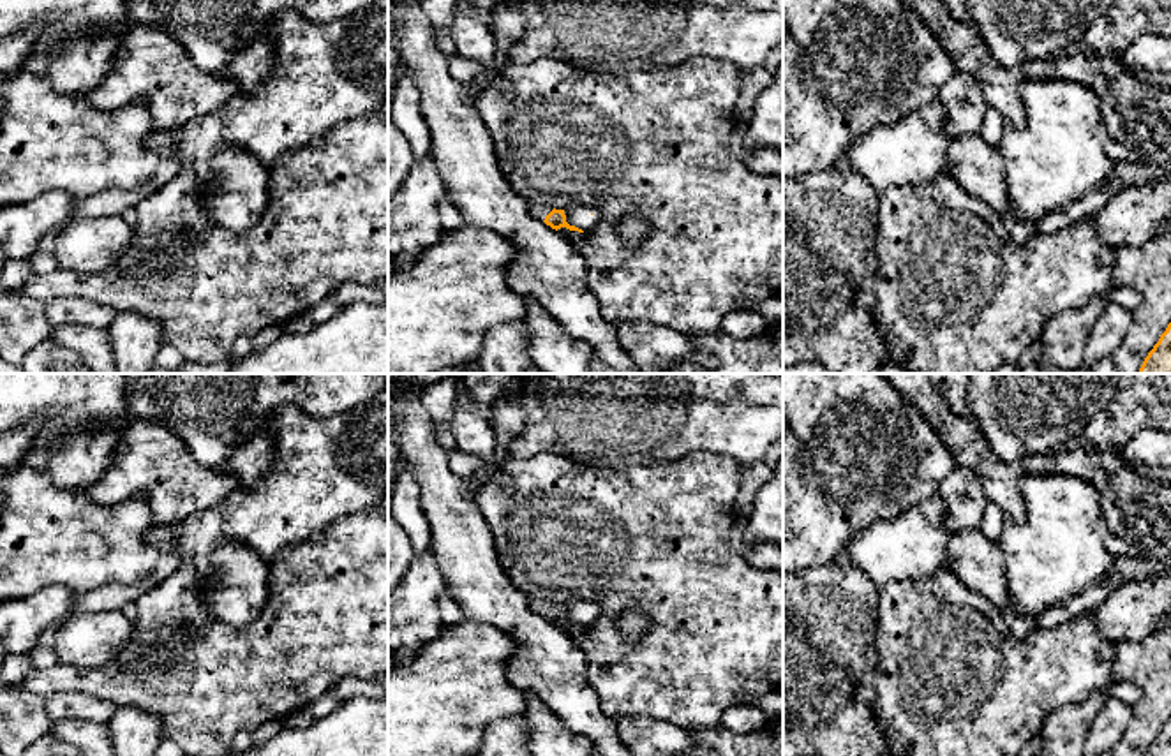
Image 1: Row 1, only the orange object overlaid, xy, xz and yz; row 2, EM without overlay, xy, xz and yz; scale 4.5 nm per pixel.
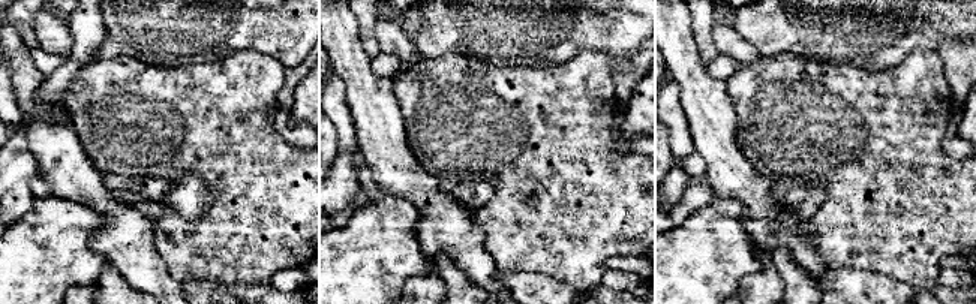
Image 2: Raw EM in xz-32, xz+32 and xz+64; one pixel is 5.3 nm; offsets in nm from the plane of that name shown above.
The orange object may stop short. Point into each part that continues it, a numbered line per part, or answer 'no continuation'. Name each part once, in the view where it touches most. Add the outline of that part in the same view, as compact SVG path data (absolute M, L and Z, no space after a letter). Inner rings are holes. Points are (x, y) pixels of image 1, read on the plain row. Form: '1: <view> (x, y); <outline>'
1: xz (579, 610); M568 599L564 603L566 617L589 627L601 613L601 606L587 599Z

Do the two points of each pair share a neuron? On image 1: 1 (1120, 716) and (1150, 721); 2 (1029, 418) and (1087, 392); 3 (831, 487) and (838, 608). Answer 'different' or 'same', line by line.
1: different
2: same
3: different

